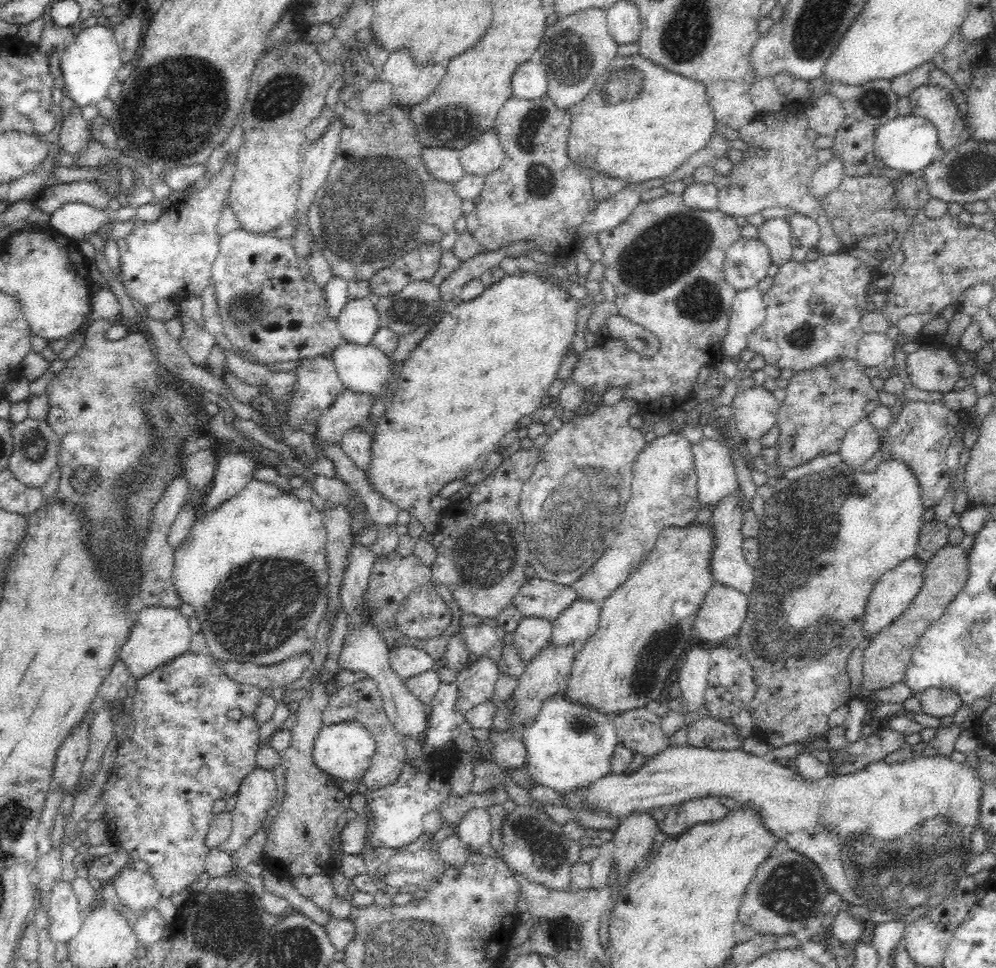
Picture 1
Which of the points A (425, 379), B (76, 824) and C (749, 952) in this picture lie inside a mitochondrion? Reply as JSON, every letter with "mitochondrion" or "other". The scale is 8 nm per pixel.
{"A":"other","B":"other","C":"other"}

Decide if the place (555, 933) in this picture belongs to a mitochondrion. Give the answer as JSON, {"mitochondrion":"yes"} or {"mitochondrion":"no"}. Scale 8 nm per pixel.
{"mitochondrion":"no"}

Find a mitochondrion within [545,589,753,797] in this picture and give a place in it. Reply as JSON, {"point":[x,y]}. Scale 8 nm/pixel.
{"point":[650,663]}

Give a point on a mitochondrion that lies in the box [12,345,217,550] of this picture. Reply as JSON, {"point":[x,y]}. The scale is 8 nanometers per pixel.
{"point":[33,445]}

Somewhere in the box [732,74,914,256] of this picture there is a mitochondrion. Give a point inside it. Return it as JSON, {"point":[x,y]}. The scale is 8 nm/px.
{"point":[872,101]}

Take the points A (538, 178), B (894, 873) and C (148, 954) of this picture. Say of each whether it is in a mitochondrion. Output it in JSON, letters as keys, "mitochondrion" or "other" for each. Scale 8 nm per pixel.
{"A":"mitochondrion","B":"mitochondrion","C":"other"}

